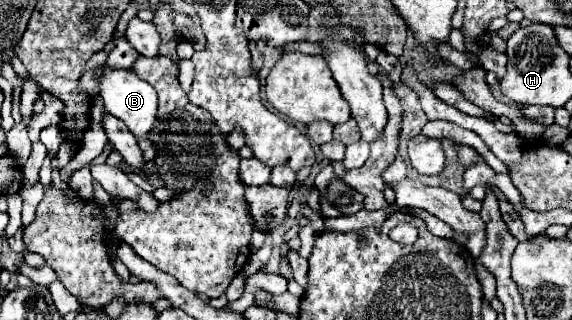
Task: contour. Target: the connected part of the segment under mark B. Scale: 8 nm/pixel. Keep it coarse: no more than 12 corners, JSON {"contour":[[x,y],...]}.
{"contour":[[96,69],[104,109],[136,137],[156,121],[152,85],[130,69]]}

